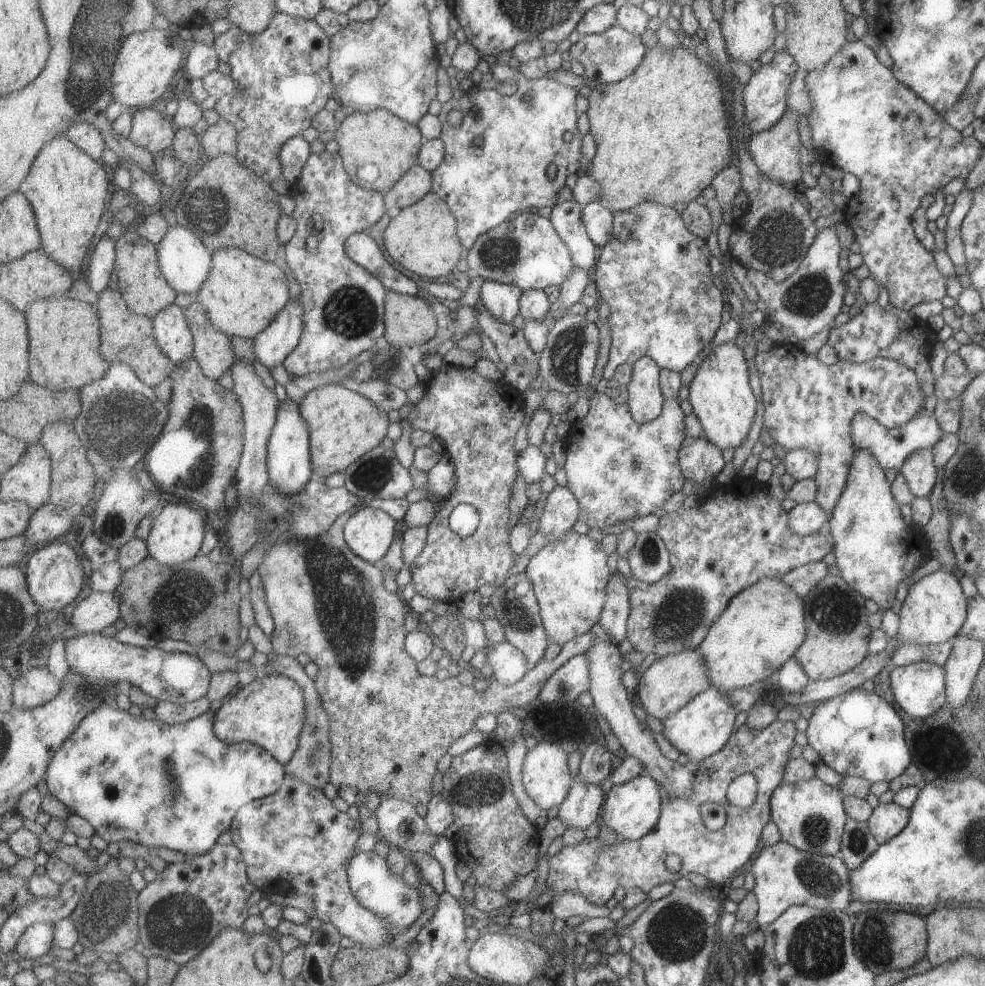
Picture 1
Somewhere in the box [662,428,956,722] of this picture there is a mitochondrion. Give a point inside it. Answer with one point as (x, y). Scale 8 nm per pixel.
(831, 612)

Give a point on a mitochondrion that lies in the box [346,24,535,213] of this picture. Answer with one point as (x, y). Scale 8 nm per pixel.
(384, 71)

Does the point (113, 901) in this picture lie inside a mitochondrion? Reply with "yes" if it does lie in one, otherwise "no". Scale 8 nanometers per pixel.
yes

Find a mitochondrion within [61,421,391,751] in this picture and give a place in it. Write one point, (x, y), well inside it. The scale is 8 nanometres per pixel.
(344, 609)

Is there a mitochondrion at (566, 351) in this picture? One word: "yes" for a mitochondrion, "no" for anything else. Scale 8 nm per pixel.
yes

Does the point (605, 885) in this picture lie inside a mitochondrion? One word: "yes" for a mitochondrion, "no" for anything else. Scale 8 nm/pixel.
no

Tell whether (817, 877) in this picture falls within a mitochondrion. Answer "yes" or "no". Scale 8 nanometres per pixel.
yes

